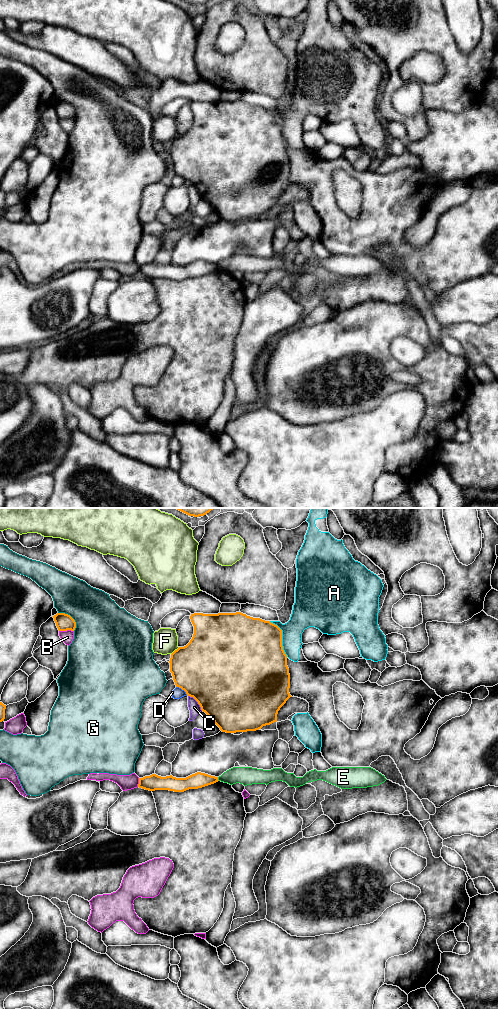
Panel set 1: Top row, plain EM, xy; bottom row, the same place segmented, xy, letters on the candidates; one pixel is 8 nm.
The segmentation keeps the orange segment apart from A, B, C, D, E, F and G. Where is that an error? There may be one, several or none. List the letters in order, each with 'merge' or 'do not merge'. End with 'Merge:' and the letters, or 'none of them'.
A: do not merge
B: do not merge
C: do not merge
D: do not merge
E: do not merge
F: do not merge
G: do not merge
Merge: none of them

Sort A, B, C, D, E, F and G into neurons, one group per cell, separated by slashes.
A B / C / D / E / F / G

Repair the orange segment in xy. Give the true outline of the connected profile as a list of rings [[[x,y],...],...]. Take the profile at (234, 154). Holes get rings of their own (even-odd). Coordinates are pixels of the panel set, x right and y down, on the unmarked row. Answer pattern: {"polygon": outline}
{"polygon": [[[241,100],[203,102],[190,104],[194,122],[190,130],[171,142],[170,160],[176,175],[193,185],[222,220],[256,219],[277,210],[277,202],[289,181],[290,162],[287,143],[282,134],[282,118],[270,109],[253,106]]]}

